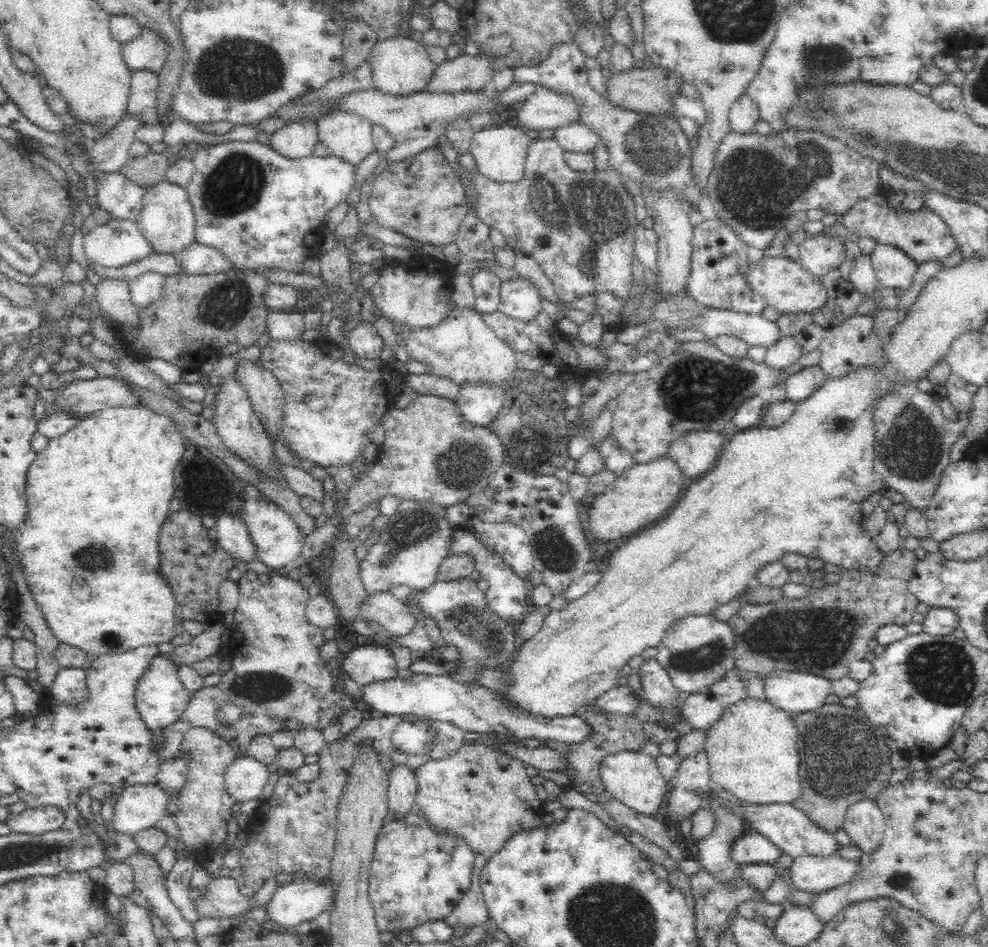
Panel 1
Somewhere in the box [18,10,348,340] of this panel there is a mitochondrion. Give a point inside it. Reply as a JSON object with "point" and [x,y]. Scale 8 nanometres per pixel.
{"point":[240,71]}

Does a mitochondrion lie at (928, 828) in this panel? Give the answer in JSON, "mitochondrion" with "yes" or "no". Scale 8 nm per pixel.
{"mitochondrion":"no"}

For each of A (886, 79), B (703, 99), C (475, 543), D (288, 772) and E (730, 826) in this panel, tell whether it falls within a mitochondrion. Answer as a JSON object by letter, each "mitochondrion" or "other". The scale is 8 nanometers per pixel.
{"A":"other","B":"other","C":"other","D":"other","E":"mitochondrion"}

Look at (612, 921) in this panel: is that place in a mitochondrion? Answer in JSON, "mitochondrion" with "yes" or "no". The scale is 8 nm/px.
{"mitochondrion":"yes"}

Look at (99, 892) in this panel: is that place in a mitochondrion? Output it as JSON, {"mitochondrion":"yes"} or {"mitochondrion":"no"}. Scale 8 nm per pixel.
{"mitochondrion":"no"}

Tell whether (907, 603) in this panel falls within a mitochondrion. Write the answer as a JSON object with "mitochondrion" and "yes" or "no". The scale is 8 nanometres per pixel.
{"mitochondrion":"no"}

